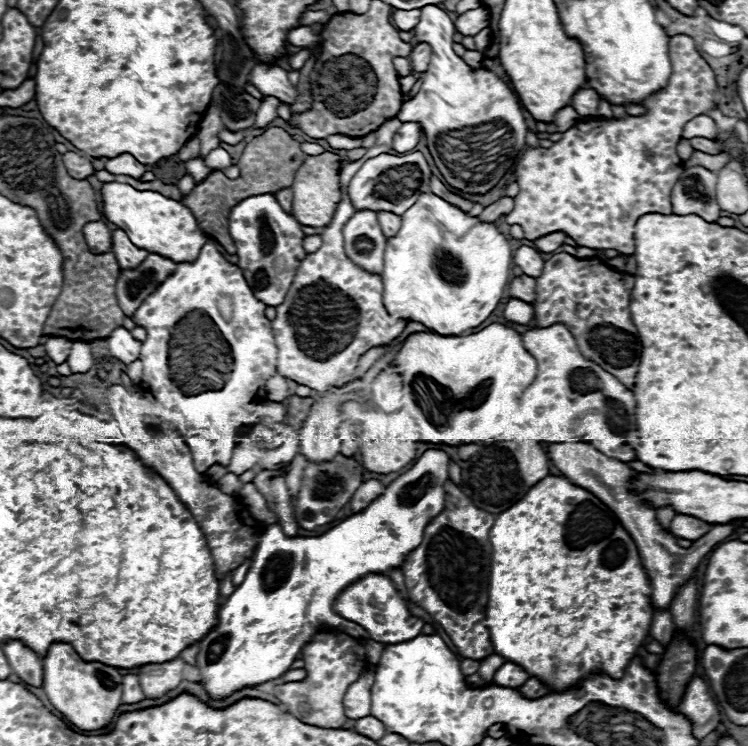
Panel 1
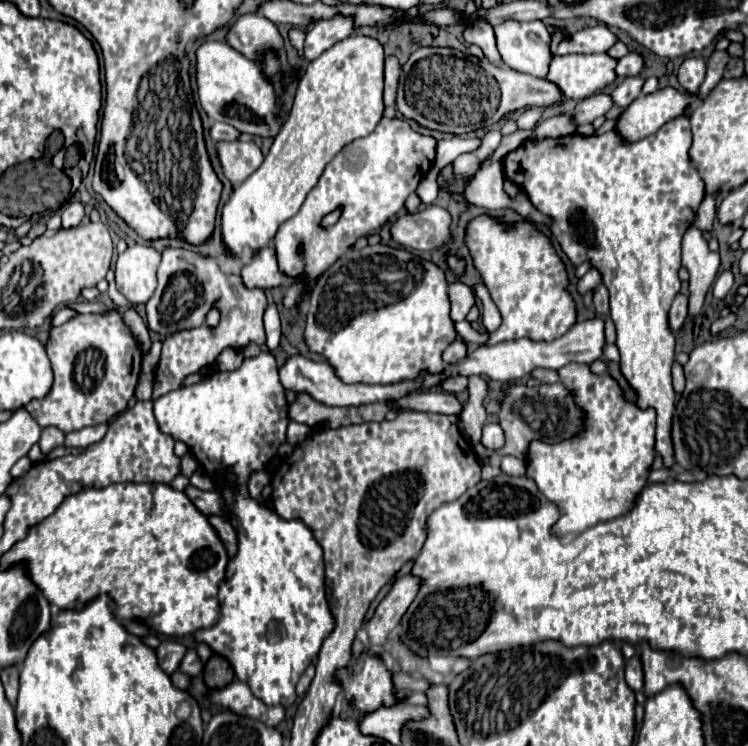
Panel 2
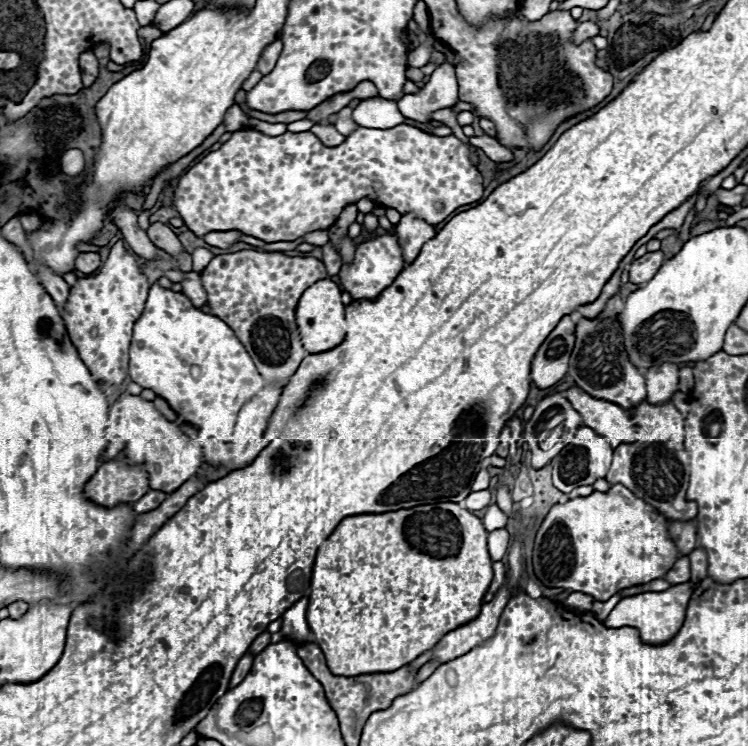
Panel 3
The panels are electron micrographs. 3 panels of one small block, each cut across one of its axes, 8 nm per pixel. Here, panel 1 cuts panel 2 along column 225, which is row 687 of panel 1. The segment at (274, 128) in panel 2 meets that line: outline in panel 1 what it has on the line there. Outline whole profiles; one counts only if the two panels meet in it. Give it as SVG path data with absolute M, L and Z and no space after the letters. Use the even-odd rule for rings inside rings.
M52 642L42 658L44 682L42 688L50 704L62 712L74 726L82 730L98 730L112 722L122 704L122 674L118 668L102 662L84 662L66 642Z

